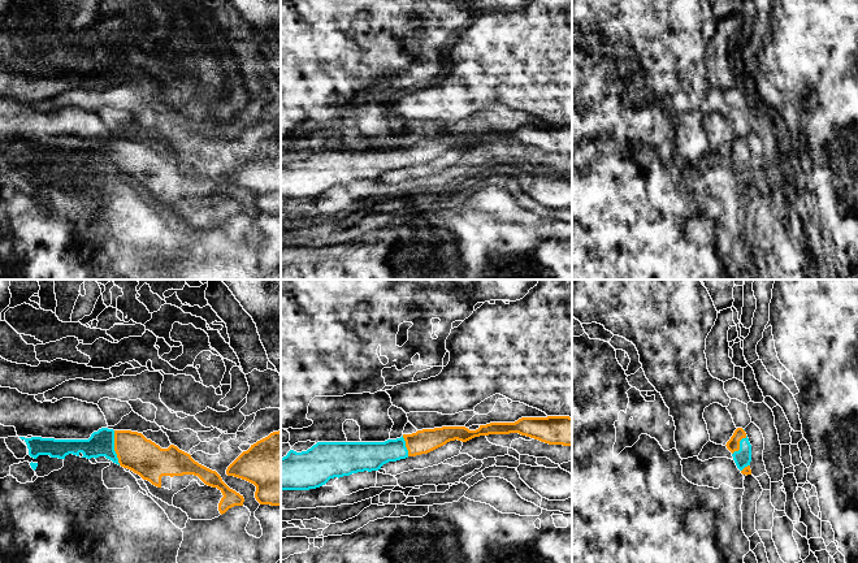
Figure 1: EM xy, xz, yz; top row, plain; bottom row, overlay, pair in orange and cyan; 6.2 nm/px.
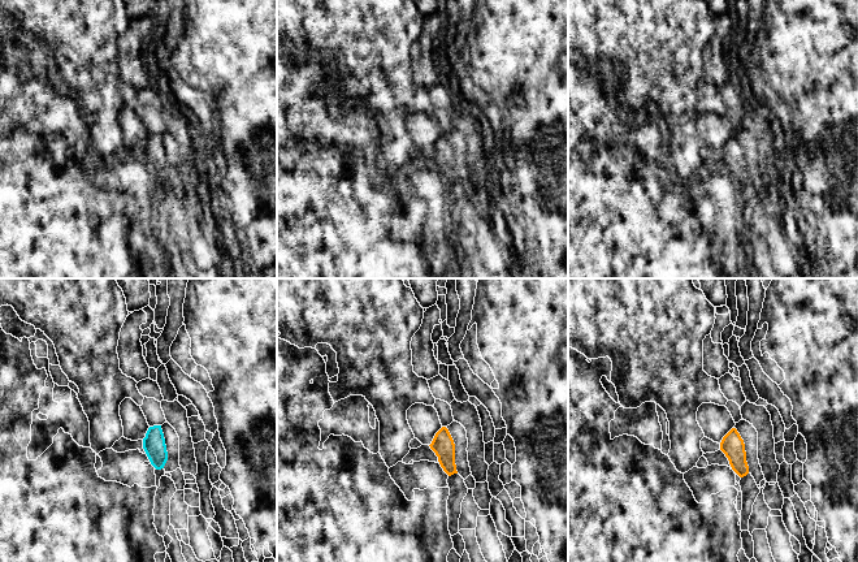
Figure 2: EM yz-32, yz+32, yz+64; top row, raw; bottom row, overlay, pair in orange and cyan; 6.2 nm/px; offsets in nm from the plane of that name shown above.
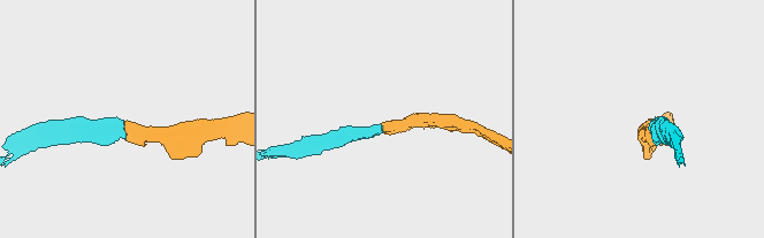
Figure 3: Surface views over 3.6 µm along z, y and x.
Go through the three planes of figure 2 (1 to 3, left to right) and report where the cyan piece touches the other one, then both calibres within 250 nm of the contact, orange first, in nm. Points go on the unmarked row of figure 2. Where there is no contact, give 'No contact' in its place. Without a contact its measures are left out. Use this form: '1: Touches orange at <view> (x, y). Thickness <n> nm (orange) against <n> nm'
1: No contact
2: No contact
3: No contact

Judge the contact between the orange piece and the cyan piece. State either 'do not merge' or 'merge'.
merge

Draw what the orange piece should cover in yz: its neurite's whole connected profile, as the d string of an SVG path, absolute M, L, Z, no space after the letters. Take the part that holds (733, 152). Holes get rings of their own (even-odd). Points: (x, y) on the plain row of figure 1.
M737 137L725 155L732 161L733 169L741 182L746 185L751 183L751 153L745 138Z

